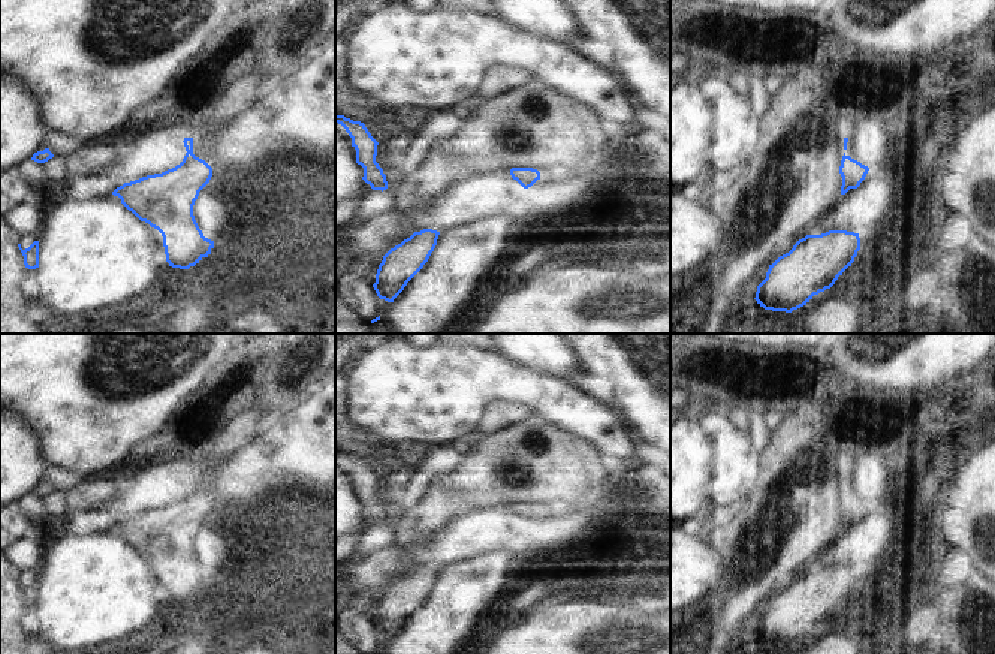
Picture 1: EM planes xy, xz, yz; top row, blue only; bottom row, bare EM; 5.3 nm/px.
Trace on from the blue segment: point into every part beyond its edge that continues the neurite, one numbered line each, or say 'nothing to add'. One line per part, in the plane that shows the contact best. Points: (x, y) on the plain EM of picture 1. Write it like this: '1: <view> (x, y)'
nothing to add.

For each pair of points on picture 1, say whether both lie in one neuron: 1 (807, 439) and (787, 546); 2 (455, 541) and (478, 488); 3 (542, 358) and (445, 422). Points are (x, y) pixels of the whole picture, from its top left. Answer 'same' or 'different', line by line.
1: same
2: different
3: different

